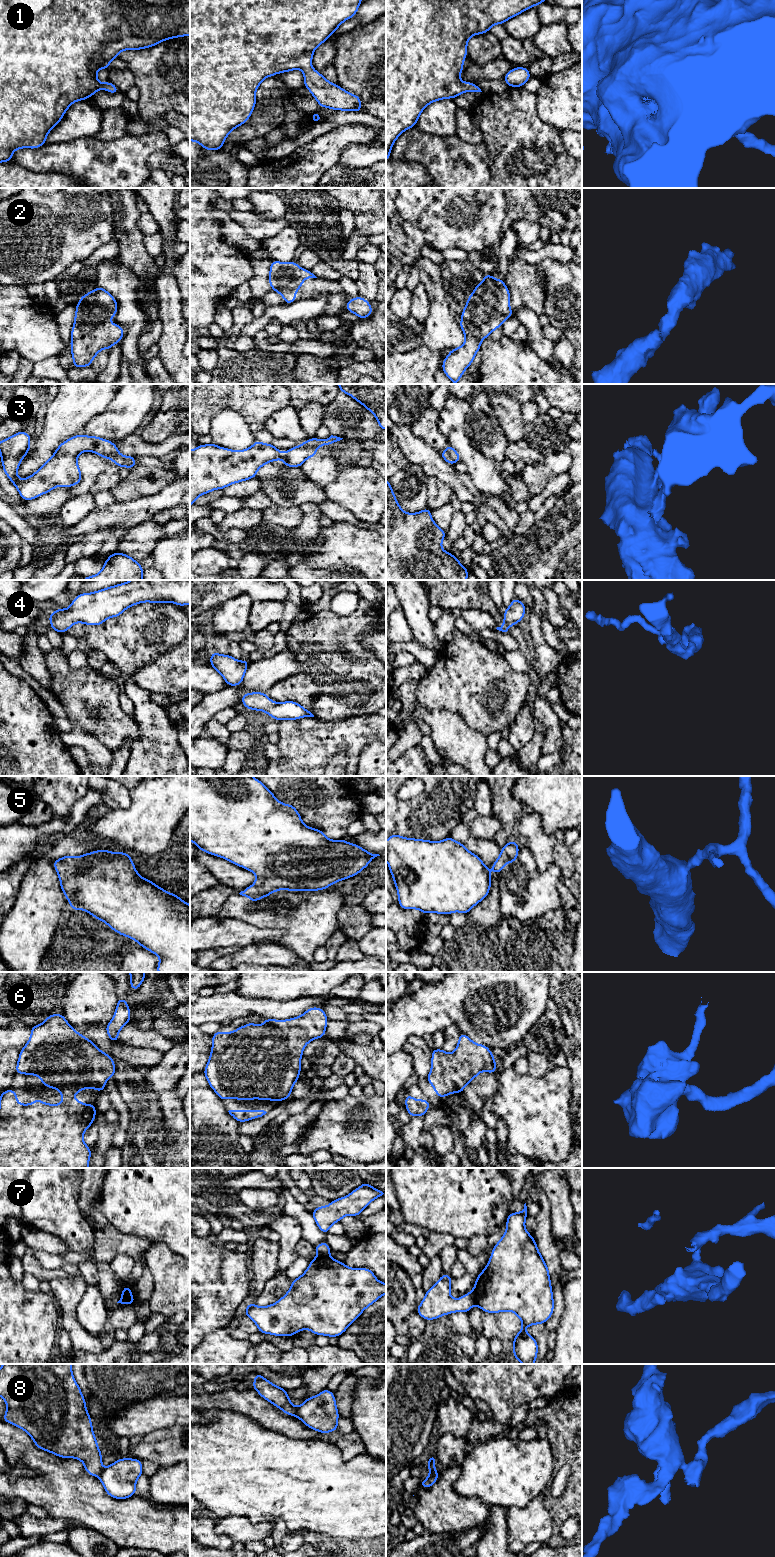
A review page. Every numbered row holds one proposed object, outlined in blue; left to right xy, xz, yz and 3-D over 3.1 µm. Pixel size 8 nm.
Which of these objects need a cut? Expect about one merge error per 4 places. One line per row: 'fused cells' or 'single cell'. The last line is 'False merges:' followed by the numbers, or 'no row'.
1: single cell
2: single cell
3: fused cells
4: single cell
5: single cell
6: single cell
7: fused cells
8: fused cells
False merges: 3, 7, 8

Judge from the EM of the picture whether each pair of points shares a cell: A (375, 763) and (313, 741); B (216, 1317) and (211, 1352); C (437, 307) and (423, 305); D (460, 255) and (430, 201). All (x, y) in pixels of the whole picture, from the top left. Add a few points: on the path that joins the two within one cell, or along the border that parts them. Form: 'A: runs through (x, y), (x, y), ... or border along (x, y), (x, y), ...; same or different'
A: border along (375, 740), (368, 743), (362, 749), (357, 765); different
B: border along (228, 1328), (220, 1328), (209, 1332), (200, 1343); different
C: border along (423, 283), (429, 303), (429, 314), (424, 323); different
D: border along (442, 251), (448, 248), (460, 248), (467, 253); different

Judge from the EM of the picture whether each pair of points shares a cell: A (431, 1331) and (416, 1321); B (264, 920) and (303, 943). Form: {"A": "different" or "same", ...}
{"A": "different", "B": "same"}

